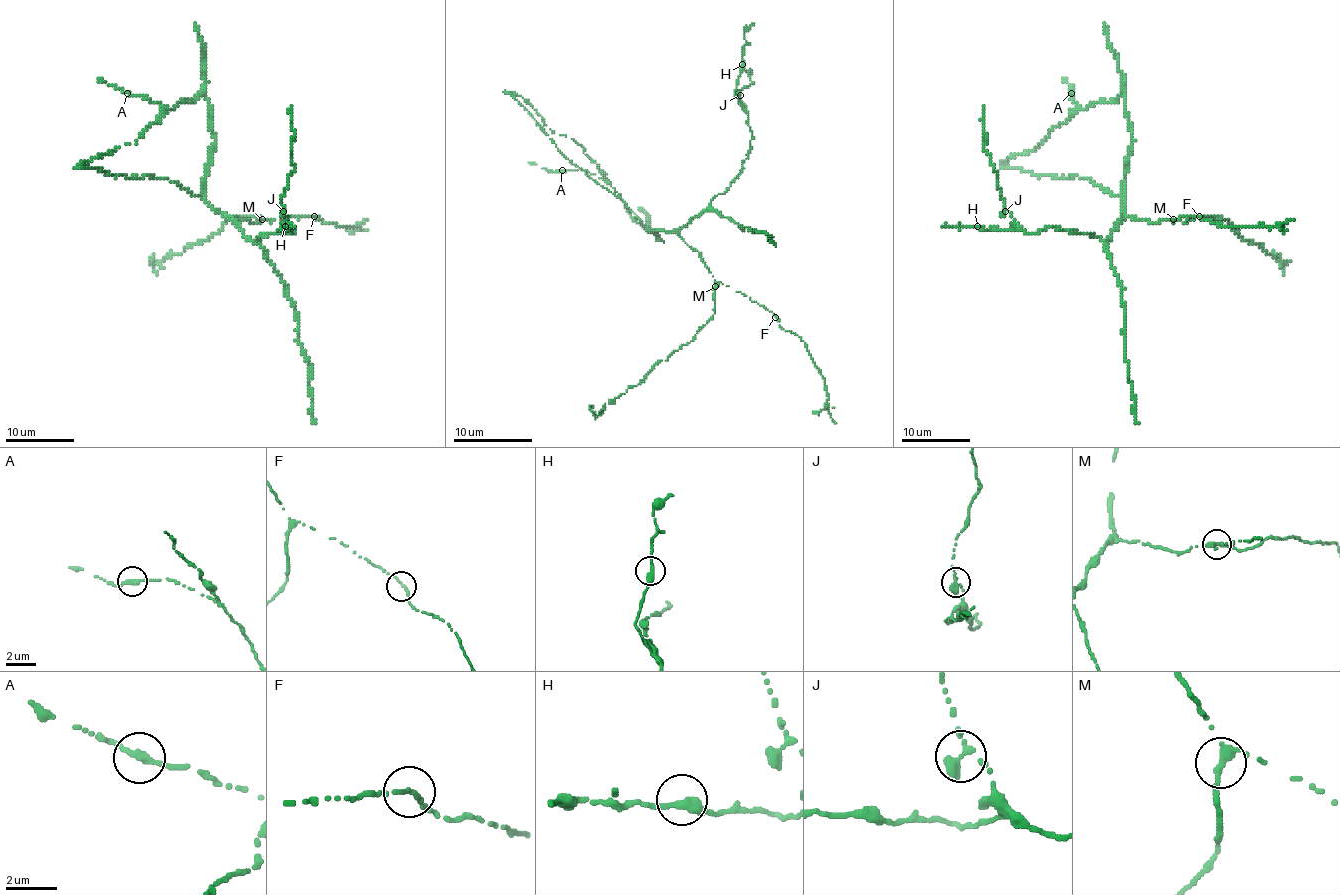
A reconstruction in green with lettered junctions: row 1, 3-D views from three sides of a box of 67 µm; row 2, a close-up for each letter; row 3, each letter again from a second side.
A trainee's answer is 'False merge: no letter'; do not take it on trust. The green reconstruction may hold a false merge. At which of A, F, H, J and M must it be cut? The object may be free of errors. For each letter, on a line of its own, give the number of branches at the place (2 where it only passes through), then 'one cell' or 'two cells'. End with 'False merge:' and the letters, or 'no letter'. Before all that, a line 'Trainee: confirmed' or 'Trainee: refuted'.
Trainee: confirmed
A: 2 | one cell
F: 1 | one cell
H: 2 | one cell
J: 1 | one cell
M: 1 | one cell
False merge: no letter

